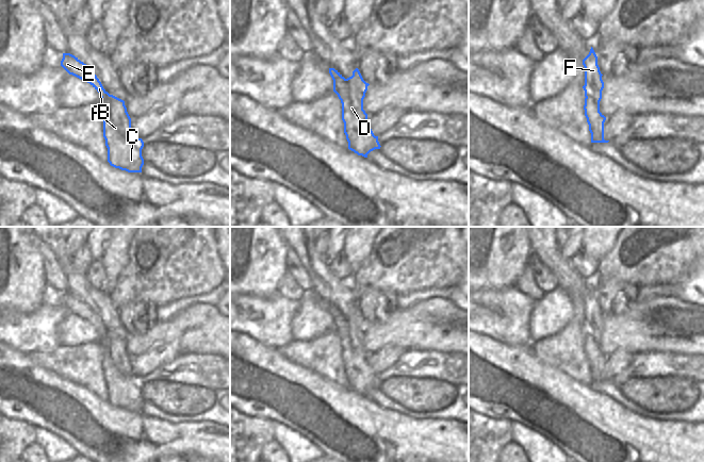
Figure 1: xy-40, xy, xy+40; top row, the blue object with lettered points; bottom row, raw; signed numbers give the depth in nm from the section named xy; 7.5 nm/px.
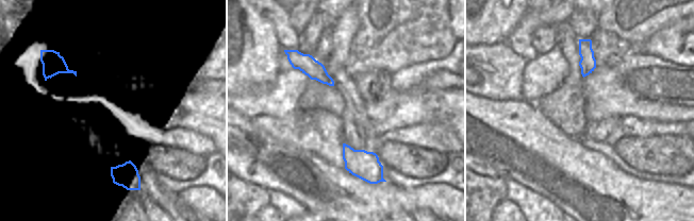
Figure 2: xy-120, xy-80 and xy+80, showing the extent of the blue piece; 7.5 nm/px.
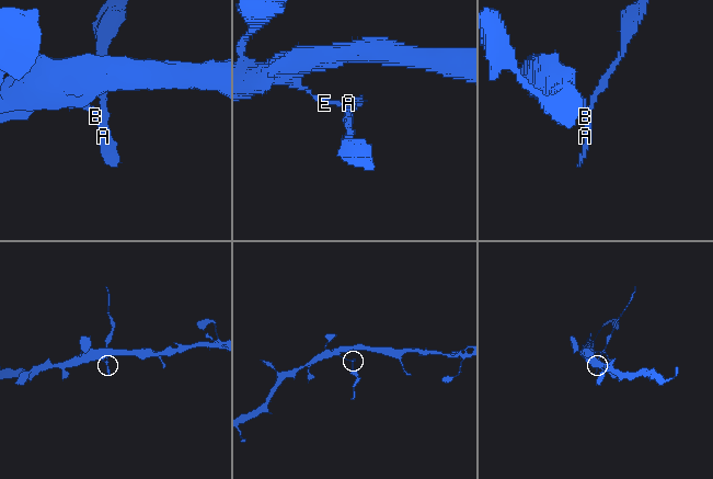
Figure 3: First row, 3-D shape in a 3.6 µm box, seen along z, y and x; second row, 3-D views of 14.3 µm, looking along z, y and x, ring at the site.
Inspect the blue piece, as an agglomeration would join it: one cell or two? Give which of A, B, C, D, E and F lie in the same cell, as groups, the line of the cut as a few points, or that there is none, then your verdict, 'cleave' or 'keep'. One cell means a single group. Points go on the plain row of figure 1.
A C D F / B E | xy (345, 317), (347, 320), (347, 334), (341, 339) | cleave

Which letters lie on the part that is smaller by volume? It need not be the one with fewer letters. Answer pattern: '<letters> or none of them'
A, C, D, F

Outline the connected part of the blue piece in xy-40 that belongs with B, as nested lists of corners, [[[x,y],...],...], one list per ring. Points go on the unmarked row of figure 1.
[[[63,292],[61,304],[69,312],[89,321],[100,333],[101,339],[110,335],[97,314],[91,307],[70,292]]]

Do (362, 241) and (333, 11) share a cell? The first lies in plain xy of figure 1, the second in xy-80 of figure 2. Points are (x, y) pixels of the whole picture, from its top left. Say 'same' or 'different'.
different

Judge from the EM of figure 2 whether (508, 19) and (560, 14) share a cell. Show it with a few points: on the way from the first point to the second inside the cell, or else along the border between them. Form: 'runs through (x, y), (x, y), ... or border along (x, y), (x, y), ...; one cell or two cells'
border along (527, 11), (507, 39); two cells

